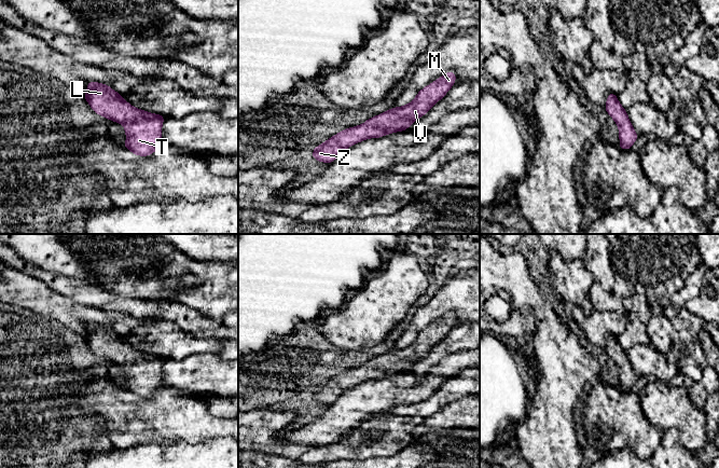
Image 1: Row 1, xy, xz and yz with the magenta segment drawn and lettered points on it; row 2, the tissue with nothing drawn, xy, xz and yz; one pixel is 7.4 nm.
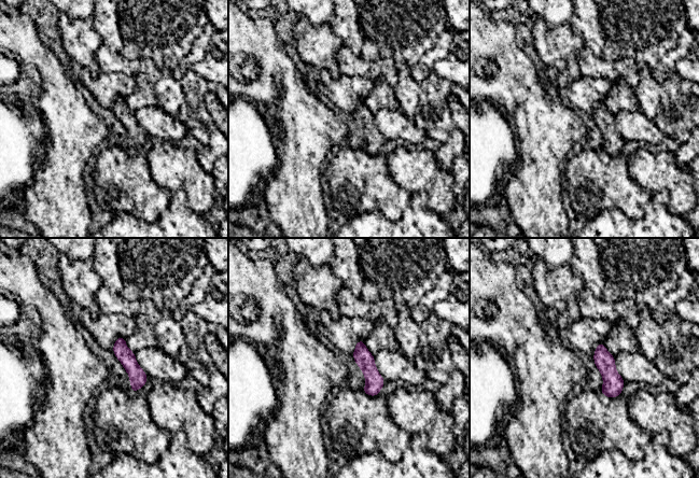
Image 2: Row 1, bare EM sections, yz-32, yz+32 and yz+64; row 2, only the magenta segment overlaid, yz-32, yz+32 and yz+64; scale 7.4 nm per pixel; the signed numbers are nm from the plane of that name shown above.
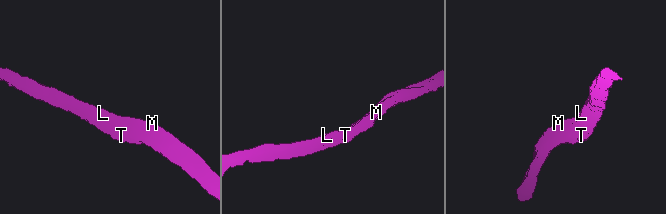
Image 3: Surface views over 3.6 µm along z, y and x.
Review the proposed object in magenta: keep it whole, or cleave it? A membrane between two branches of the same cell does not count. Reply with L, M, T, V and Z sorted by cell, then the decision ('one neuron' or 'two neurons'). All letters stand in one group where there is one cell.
L M T V Z; one neuron

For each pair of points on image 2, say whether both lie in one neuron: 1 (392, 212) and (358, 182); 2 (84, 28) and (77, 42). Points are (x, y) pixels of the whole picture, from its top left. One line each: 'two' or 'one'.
1: one
2: one

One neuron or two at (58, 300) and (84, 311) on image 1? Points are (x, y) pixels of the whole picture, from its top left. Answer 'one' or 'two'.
one

